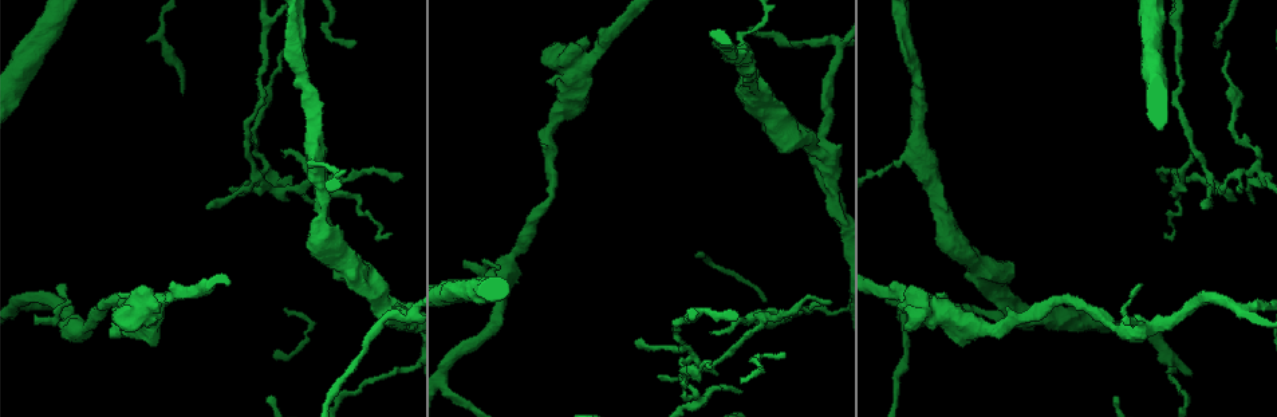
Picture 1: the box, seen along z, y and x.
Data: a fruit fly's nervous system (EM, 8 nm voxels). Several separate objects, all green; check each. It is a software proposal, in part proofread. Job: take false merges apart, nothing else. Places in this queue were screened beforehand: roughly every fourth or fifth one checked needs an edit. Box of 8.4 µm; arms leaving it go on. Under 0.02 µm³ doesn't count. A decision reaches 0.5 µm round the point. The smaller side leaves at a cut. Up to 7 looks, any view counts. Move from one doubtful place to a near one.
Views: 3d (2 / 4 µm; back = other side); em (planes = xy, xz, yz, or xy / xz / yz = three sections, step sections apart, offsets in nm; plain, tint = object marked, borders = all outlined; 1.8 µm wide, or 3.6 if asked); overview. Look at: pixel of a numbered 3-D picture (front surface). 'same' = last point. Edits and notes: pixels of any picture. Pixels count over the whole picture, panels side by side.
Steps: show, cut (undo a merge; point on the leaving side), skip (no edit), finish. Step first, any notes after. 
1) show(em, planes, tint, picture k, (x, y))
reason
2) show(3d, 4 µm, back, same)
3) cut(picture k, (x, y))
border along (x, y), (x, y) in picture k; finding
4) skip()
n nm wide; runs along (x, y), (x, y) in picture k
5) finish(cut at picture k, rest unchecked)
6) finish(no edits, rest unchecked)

show(3d, 2 µm, picture 1, (1178, 26))

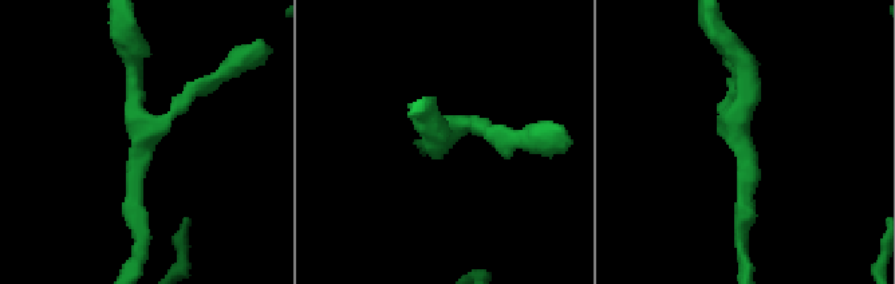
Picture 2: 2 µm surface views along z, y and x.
show(em, yz, step 8, plain, picture 2, (740, 135))
shape alone is not enough

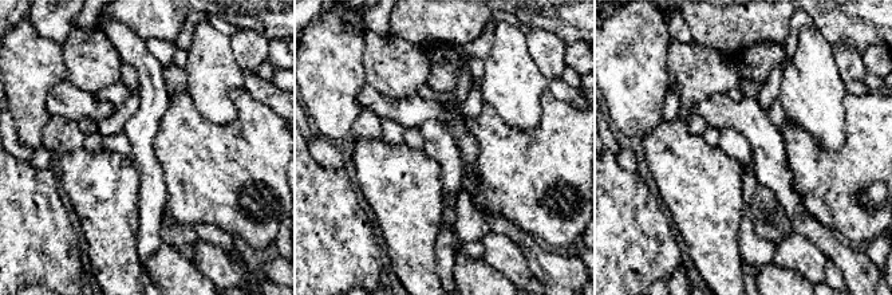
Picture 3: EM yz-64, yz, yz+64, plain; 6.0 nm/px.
show(em, yz, step 8, tint, same)

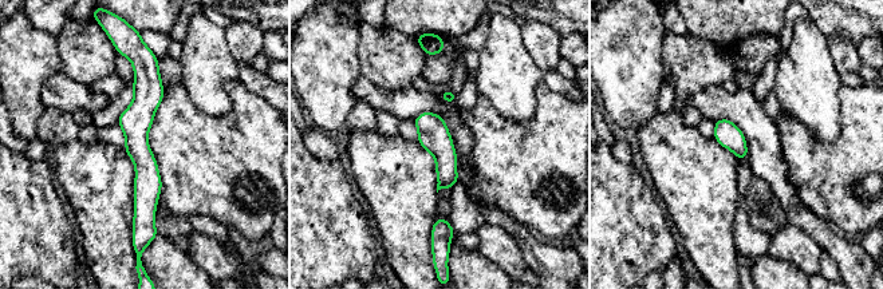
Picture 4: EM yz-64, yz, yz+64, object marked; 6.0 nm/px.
skip()
all the same neuron

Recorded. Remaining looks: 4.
show(3d, 4 µm, picture 1, (401, 317))
sharp bend

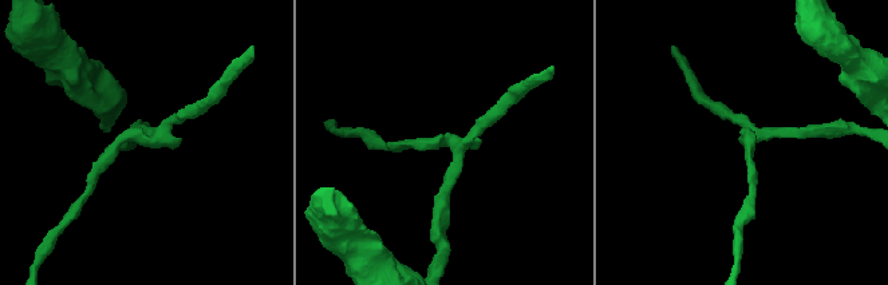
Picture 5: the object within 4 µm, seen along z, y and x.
show(em, 3.6 µm, yz, step 8, tint, picture 5, (447, 142))

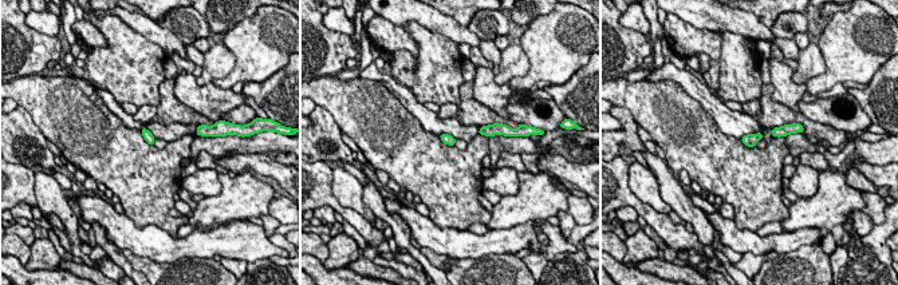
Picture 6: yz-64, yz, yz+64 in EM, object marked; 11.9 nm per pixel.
show(em, 3.6 µm, planes, tint, same)
cut it another way

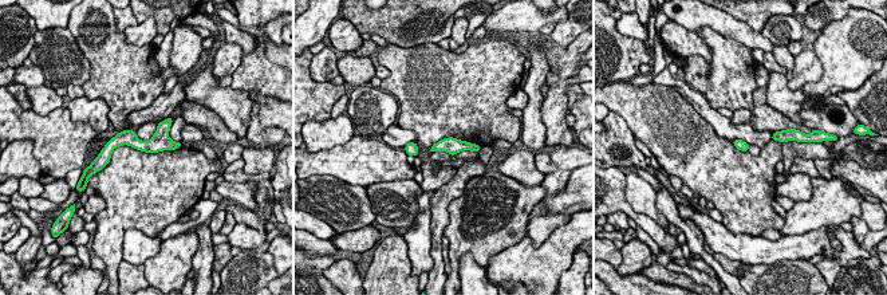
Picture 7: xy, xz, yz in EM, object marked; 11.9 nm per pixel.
skip()
continuous, no second neuron

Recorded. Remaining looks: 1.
show(em, xz, step 16, tint, picture 1, (504, 273))

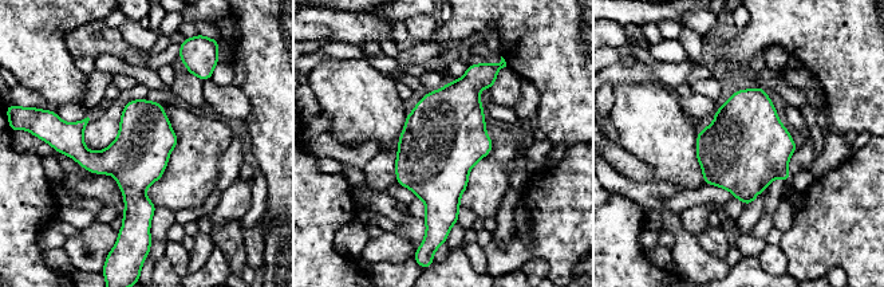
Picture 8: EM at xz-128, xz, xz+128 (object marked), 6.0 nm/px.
skip()
360 nm wide; all the same neuron

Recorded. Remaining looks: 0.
finish(no edits, rest unchecked)

